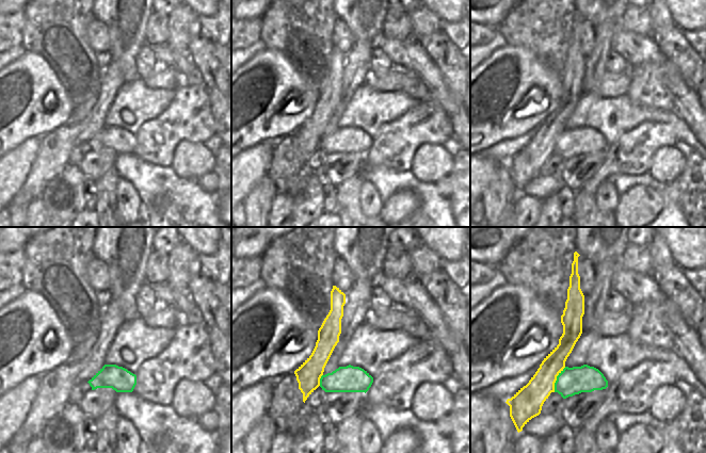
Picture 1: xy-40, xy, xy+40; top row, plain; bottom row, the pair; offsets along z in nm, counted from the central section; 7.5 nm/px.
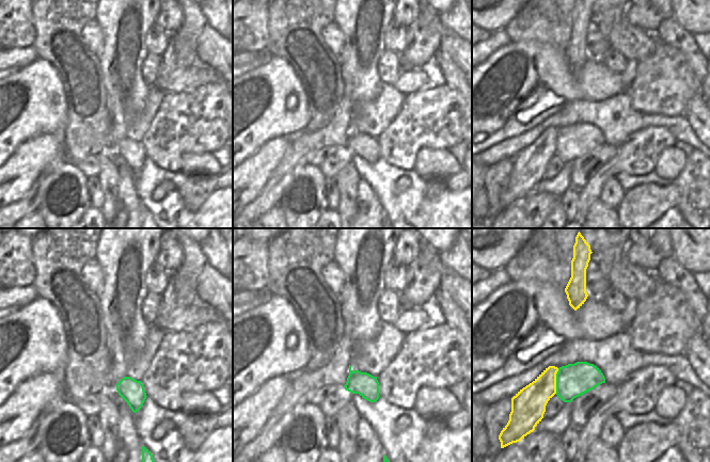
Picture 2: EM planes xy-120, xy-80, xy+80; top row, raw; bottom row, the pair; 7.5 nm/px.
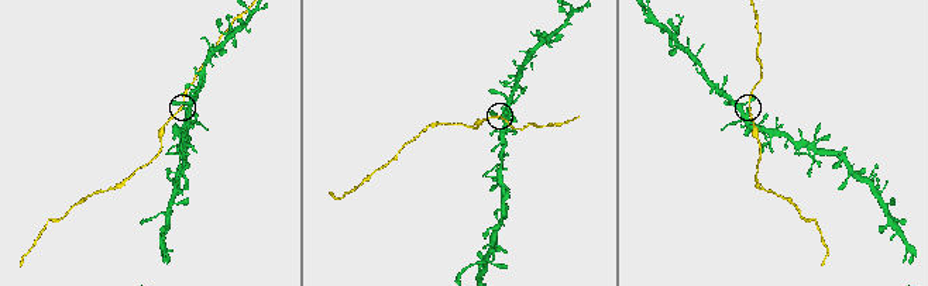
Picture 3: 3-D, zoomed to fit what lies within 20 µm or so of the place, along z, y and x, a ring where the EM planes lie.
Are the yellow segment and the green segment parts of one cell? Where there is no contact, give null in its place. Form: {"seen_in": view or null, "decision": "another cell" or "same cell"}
{"seen_in": "xy+40", "decision": "another cell"}

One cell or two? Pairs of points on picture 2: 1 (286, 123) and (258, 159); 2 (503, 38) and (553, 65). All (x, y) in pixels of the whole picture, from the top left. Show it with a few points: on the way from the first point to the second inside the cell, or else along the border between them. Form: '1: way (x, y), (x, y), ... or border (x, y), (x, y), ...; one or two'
1: border (281, 136), (265, 141), (253, 152); two
2: border (509, 42), (495, 49), (488, 57); two

